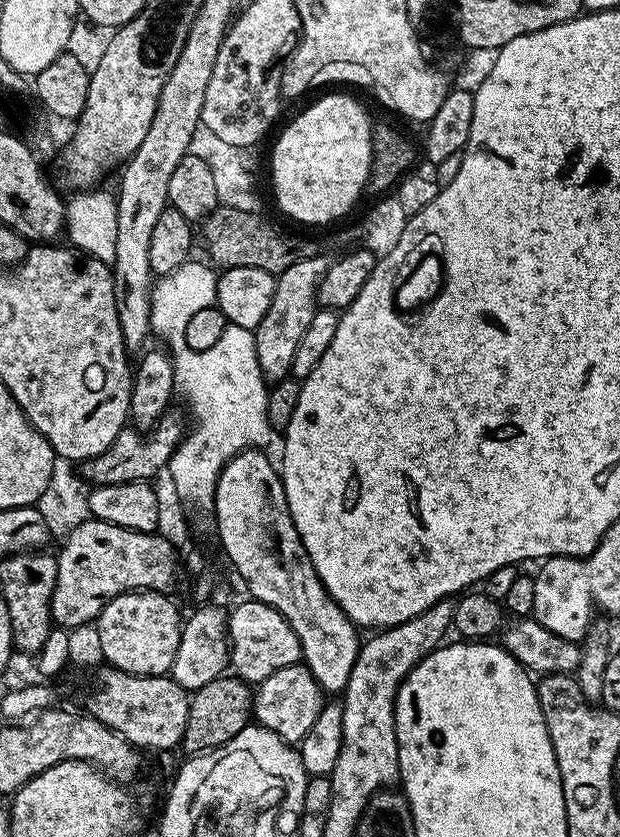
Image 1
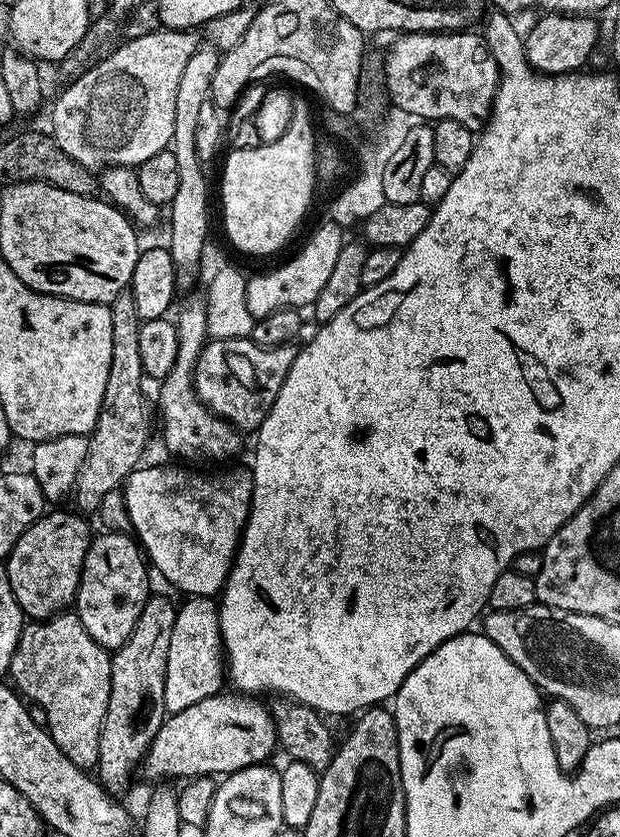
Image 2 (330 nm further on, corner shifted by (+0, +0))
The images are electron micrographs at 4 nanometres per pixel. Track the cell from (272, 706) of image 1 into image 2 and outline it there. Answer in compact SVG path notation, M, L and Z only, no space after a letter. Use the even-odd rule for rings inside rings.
M231 695L202 698L202 702L186 706L186 710L171 713L152 739L142 761L142 772L156 780L152 782L163 781L160 780L163 776L220 778L229 772L265 763L267 756L278 748L271 711L251 695Z

